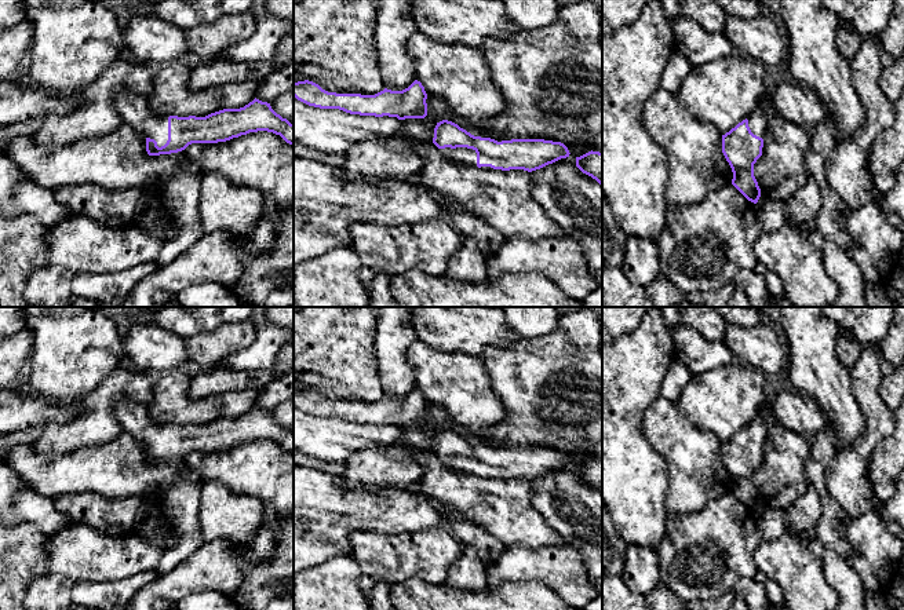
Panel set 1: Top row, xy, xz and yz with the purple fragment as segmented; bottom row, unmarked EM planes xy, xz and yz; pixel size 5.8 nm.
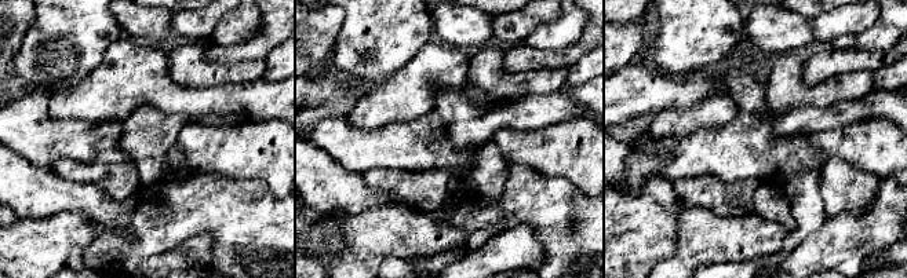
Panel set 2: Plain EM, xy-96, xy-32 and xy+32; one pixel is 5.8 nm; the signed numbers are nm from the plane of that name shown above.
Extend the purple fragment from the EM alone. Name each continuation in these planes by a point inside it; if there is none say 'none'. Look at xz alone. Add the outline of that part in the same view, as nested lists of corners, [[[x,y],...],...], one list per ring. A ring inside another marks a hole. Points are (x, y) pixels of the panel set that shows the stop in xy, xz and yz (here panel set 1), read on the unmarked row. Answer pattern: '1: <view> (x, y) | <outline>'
1: xz (460, 463) | [[[445,456],[445,457],[440,457],[440,460],[441,460],[442,465],[445,465],[448,468],[477,475],[477,461],[473,457]]]

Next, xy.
1: xy (135, 419) | [[[119,398],[116,419],[121,424],[123,431],[145,446],[154,448],[158,456],[167,452],[170,424],[156,424],[146,405],[136,403],[128,398]]]

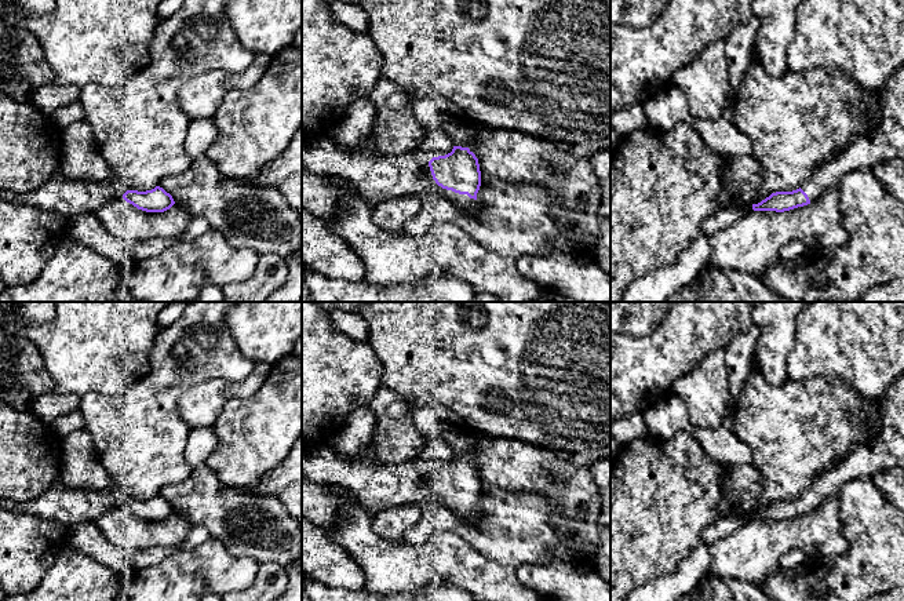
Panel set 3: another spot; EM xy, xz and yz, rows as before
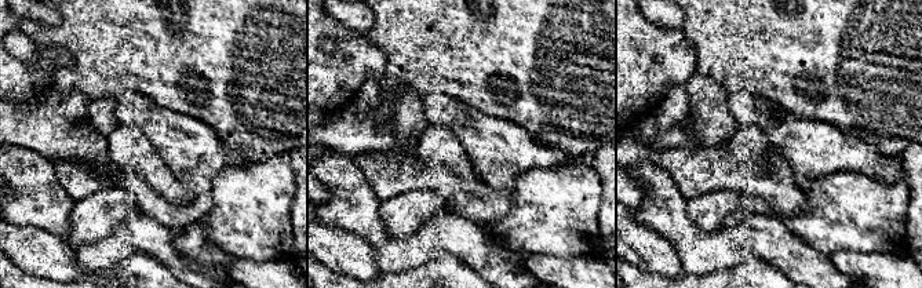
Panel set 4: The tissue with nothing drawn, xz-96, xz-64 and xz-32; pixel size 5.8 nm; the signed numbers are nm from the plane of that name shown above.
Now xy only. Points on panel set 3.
1: xy (69, 506) | [[[58,480],[37,499],[15,502],[0,499],[0,505],[10,510],[29,513],[72,527],[81,522],[95,522],[113,506],[123,506],[128,498],[119,491],[88,491],[65,487]]]

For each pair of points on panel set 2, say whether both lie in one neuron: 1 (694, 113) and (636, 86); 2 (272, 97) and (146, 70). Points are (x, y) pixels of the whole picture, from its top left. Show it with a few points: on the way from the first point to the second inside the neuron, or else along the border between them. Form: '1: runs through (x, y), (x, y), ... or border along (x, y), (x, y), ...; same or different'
1: border along (711, 95), (694, 105), (671, 106), (658, 113); different
2: runs through (240, 99), (178, 99); same

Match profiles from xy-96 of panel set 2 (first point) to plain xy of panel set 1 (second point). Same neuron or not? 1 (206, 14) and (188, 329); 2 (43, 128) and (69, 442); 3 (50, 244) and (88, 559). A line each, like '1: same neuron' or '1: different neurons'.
1: different neurons
2: different neurons
3: same neuron

